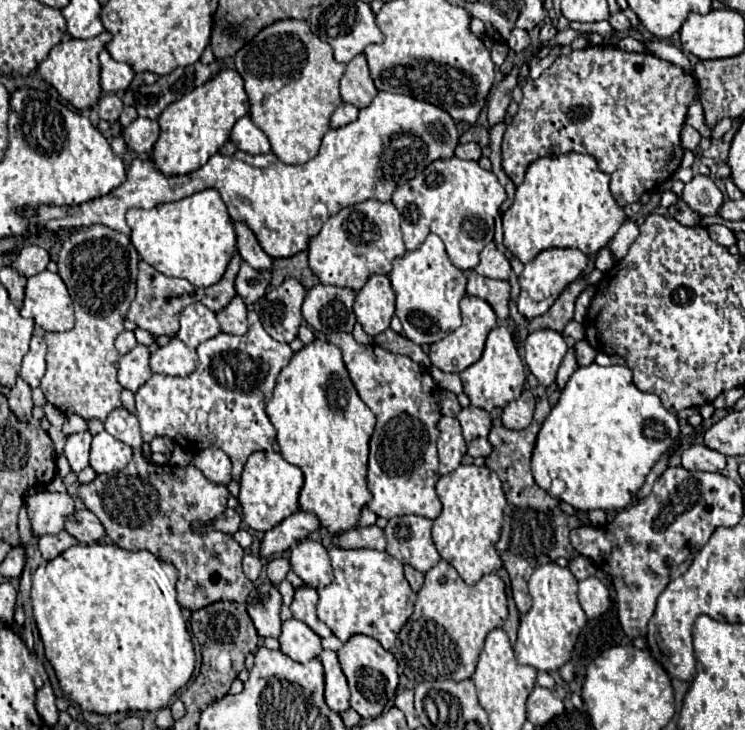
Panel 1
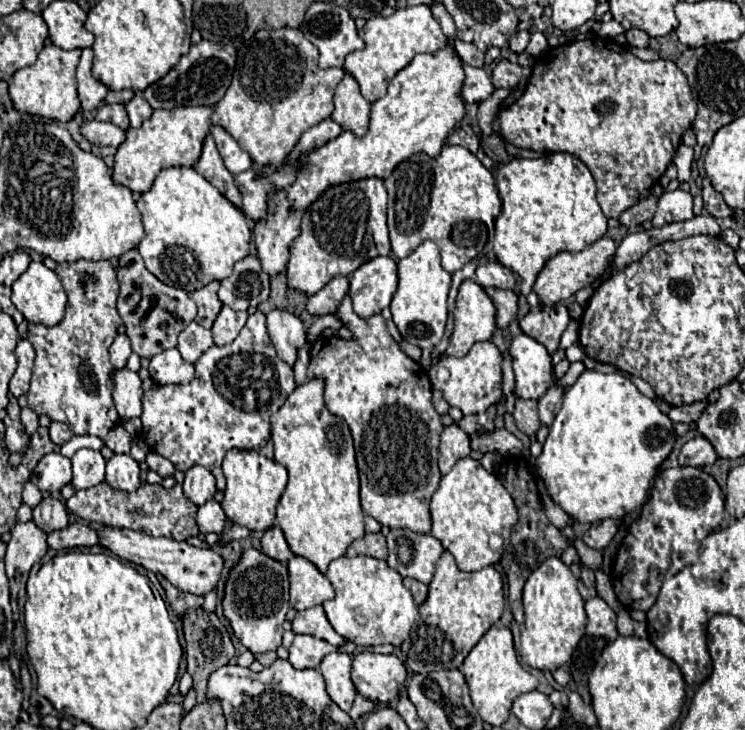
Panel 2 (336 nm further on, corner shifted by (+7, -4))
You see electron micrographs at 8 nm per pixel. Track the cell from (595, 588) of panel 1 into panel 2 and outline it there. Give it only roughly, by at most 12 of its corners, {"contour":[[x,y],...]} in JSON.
{"contour":[[599,596],[585,602],[587,634],[617,638],[615,612]]}

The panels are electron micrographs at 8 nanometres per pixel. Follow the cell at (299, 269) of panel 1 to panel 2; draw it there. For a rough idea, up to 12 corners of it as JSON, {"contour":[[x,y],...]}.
{"contour":[[285,272],[271,278],[271,296],[259,312],[287,310],[299,316],[307,296],[287,286]]}

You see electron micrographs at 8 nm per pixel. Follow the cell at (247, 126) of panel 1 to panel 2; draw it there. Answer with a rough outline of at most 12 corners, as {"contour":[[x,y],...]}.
{"contour":[[213,126],[217,150],[231,174],[253,166],[249,154],[221,126]]}

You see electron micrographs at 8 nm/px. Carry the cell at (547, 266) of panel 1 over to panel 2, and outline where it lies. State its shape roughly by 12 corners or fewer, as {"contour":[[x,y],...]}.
{"contour":[[603,236],[581,252],[559,252],[537,276],[541,302],[573,296],[607,270],[617,250]]}

